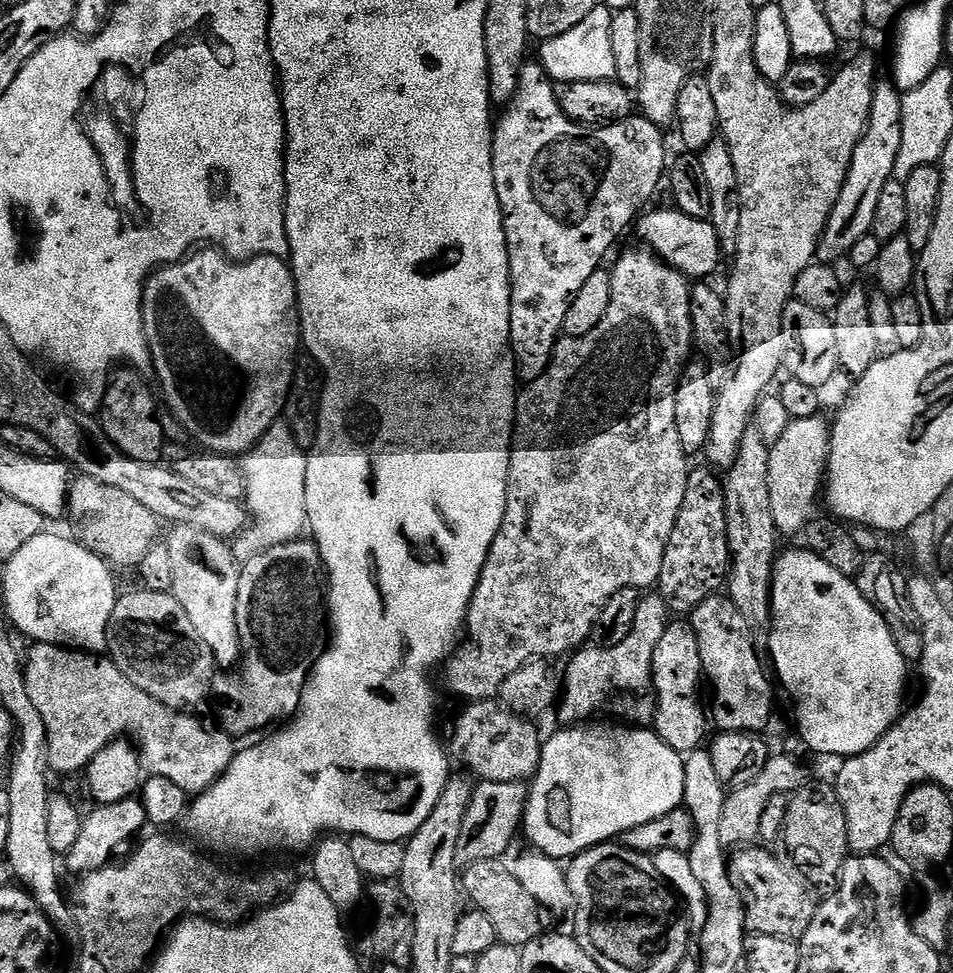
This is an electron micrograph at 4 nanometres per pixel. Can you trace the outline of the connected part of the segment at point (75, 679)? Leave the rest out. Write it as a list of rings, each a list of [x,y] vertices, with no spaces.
[[[37,644],[31,645],[32,649],[26,652],[24,661],[24,677],[26,678],[26,690],[30,694],[34,706],[38,709],[38,714],[42,714],[42,722],[46,722],[46,734],[48,735],[48,766],[53,773],[56,772],[80,772],[83,773],[89,762],[94,758],[94,754],[98,754],[98,750],[102,750],[106,746],[110,746],[113,742],[121,738],[130,738],[131,743],[135,745],[140,753],[140,767],[148,776],[157,776],[158,778],[170,778],[170,782],[174,782],[177,786],[182,786],[182,790],[189,794],[199,794],[205,792],[206,789],[213,784],[230,766],[232,757],[236,755],[238,748],[234,746],[233,737],[219,727],[204,728],[204,724],[200,720],[195,720],[195,715],[189,714],[184,710],[175,708],[167,708],[162,702],[158,702],[154,698],[150,698],[150,694],[146,694],[146,690],[138,690],[138,686],[134,686],[134,682],[130,682],[130,678],[126,678],[126,674],[122,674],[122,670],[118,670],[118,666],[111,658],[104,654],[93,654],[91,652],[82,652],[75,648],[62,648],[59,644]]]

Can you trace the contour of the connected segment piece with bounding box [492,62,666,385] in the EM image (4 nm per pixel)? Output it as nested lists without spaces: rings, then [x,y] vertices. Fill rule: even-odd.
[[[538,62],[525,63],[522,74],[520,75],[520,81],[518,82],[518,90],[516,91],[516,97],[513,98],[510,103],[503,109],[504,112],[499,113],[498,119],[494,124],[494,131],[492,133],[492,165],[494,166],[494,186],[498,190],[498,202],[502,206],[502,214],[504,215],[504,229],[506,230],[506,246],[508,247],[508,261],[510,262],[510,278],[512,279],[512,301],[510,302],[510,342],[512,343],[512,353],[516,359],[516,374],[517,377],[525,385],[533,384],[538,378],[542,378],[542,374],[546,374],[546,370],[552,365],[552,355],[556,349],[556,345],[560,343],[562,339],[562,333],[564,331],[564,323],[566,322],[566,313],[570,311],[570,302],[574,298],[574,294],[578,294],[578,290],[582,290],[582,286],[586,283],[586,278],[590,278],[590,274],[594,274],[597,268],[601,267],[605,263],[604,255],[611,250],[616,244],[616,239],[623,234],[624,231],[633,227],[634,221],[649,207],[648,199],[656,192],[656,187],[660,184],[660,179],[665,179],[666,176],[666,164],[664,168],[664,140],[660,137],[661,129],[657,125],[650,123],[650,121],[643,118],[629,118],[618,122],[617,124],[607,124],[604,128],[590,128],[583,124],[576,124],[574,121],[565,118],[560,110],[560,101],[558,99],[557,89],[554,87],[553,81],[548,79],[548,75],[544,73],[544,67]]]

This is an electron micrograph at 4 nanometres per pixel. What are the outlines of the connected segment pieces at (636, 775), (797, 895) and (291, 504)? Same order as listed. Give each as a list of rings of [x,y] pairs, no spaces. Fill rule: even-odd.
[[[596,722],[591,726],[564,726],[552,737],[543,741],[540,750],[540,768],[530,781],[528,789],[528,801],[524,807],[524,818],[522,821],[522,836],[529,840],[531,847],[537,852],[543,852],[551,860],[557,862],[571,861],[573,856],[580,855],[587,848],[596,844],[606,844],[623,837],[626,830],[634,826],[642,826],[642,822],[650,822],[650,818],[662,818],[662,814],[670,814],[670,810],[681,807],[684,802],[684,756],[676,752],[655,731],[644,726],[616,726],[620,728],[607,728],[607,723]]]
[[[745,846],[729,859],[728,877],[743,905],[744,927],[749,933],[799,938],[806,934],[818,904],[815,899],[812,901],[805,881],[793,875],[781,860],[767,847]]]
[[[284,422],[273,424],[245,456],[248,457],[243,457],[242,460],[244,490],[246,493],[246,508],[250,513],[251,520],[250,525],[245,527],[235,541],[234,548],[241,557],[247,558],[256,556],[267,548],[273,548],[291,540],[299,540],[305,535],[308,528],[308,515],[306,514],[306,462],[308,458],[305,449],[296,445],[294,434],[288,429],[287,423]]]

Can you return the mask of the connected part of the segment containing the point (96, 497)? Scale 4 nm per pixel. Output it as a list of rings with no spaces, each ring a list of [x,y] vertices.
[[[81,475],[71,481],[66,520],[72,523],[71,535],[80,541],[80,545],[98,554],[117,569],[139,569],[150,546],[158,543],[159,536],[156,535],[162,528],[161,521],[157,520],[154,514],[150,514],[146,506],[141,506],[131,494],[126,494],[114,486],[106,486],[106,482],[97,482],[95,478]]]

